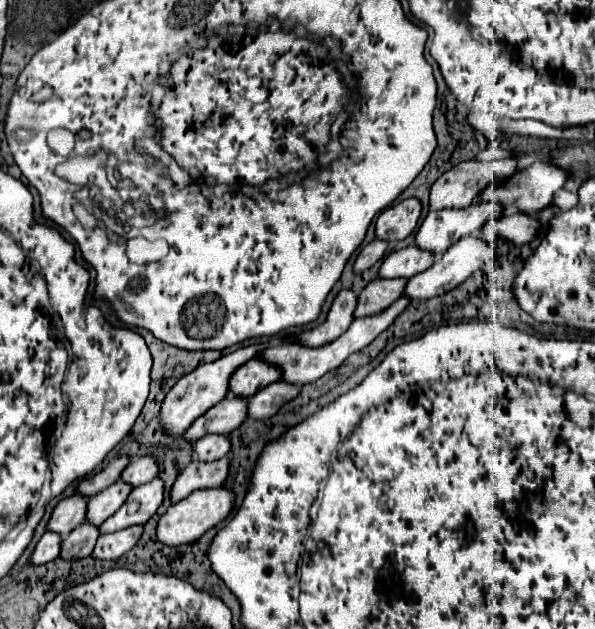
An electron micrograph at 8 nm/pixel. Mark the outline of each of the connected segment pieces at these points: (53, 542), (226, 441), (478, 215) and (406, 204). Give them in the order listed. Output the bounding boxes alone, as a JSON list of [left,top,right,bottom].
[[31,532,63,564],[193,434,231,462],[415,200,503,254],[375,198,423,242]]

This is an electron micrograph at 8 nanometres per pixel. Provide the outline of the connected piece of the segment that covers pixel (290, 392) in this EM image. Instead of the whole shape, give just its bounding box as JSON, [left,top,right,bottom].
[249,382,301,420]

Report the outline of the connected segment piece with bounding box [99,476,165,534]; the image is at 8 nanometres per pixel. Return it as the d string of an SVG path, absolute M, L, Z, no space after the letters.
M159 476L153 478L149 484L141 484L133 488L125 504L99 526L101 534L117 532L135 524L145 524L163 504L163 492L165 492L165 484Z

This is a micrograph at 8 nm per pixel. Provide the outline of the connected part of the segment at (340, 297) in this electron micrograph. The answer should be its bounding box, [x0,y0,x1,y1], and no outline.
[297,288,357,346]

